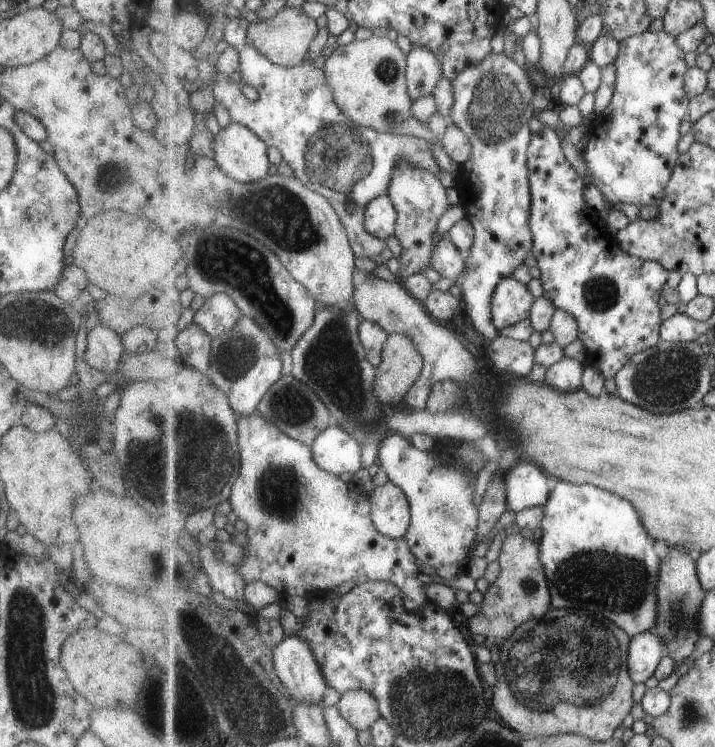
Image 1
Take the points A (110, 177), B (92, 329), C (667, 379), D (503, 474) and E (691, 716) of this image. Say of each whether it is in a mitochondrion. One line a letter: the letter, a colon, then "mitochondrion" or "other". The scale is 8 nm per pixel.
A: mitochondrion
B: other
C: mitochondrion
D: other
E: mitochondrion

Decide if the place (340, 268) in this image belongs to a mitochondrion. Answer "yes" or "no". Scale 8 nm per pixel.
no

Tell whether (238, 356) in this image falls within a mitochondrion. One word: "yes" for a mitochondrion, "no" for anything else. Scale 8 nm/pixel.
yes

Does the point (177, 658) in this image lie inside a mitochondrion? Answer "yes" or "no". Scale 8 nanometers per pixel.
no

